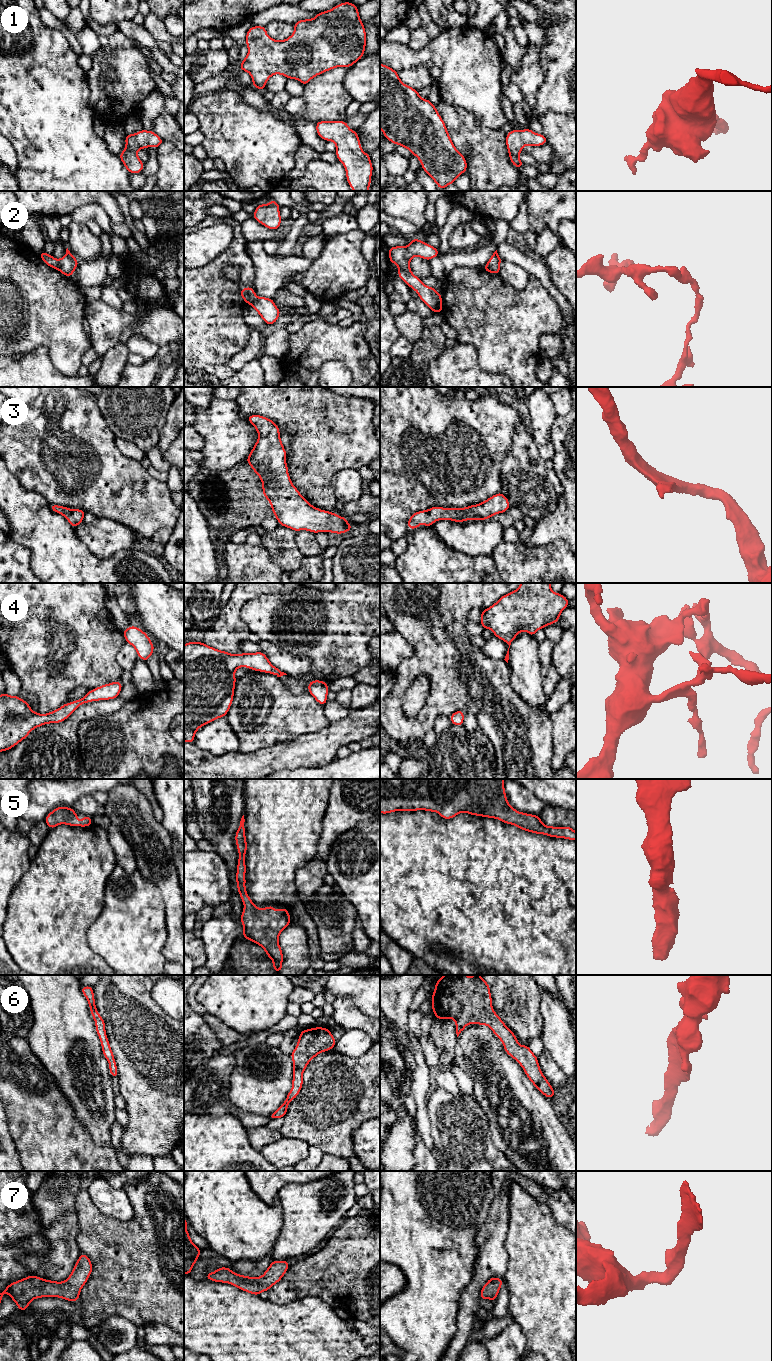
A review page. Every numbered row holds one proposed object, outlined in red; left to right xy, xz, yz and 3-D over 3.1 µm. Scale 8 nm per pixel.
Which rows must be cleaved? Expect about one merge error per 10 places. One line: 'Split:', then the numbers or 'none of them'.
Split: 2

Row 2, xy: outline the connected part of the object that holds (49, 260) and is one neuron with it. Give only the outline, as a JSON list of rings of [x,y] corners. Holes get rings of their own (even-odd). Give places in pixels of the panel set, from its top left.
[[[45,251],[41,252],[39,256],[46,265],[57,270],[59,269],[59,262],[54,256],[47,254]]]

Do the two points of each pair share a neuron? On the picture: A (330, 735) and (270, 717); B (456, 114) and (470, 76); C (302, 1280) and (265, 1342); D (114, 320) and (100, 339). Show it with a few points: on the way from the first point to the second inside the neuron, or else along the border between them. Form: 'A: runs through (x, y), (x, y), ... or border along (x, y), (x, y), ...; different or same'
A: border along (330, 722), (317, 730), (301, 734), (294, 740); different
B: border along (441, 100), (463, 107), (470, 111), (478, 121); different
C: border along (312, 1295), (285, 1303), (267, 1299); different
D: runs through (109, 325), (105, 329), (104, 334); same

